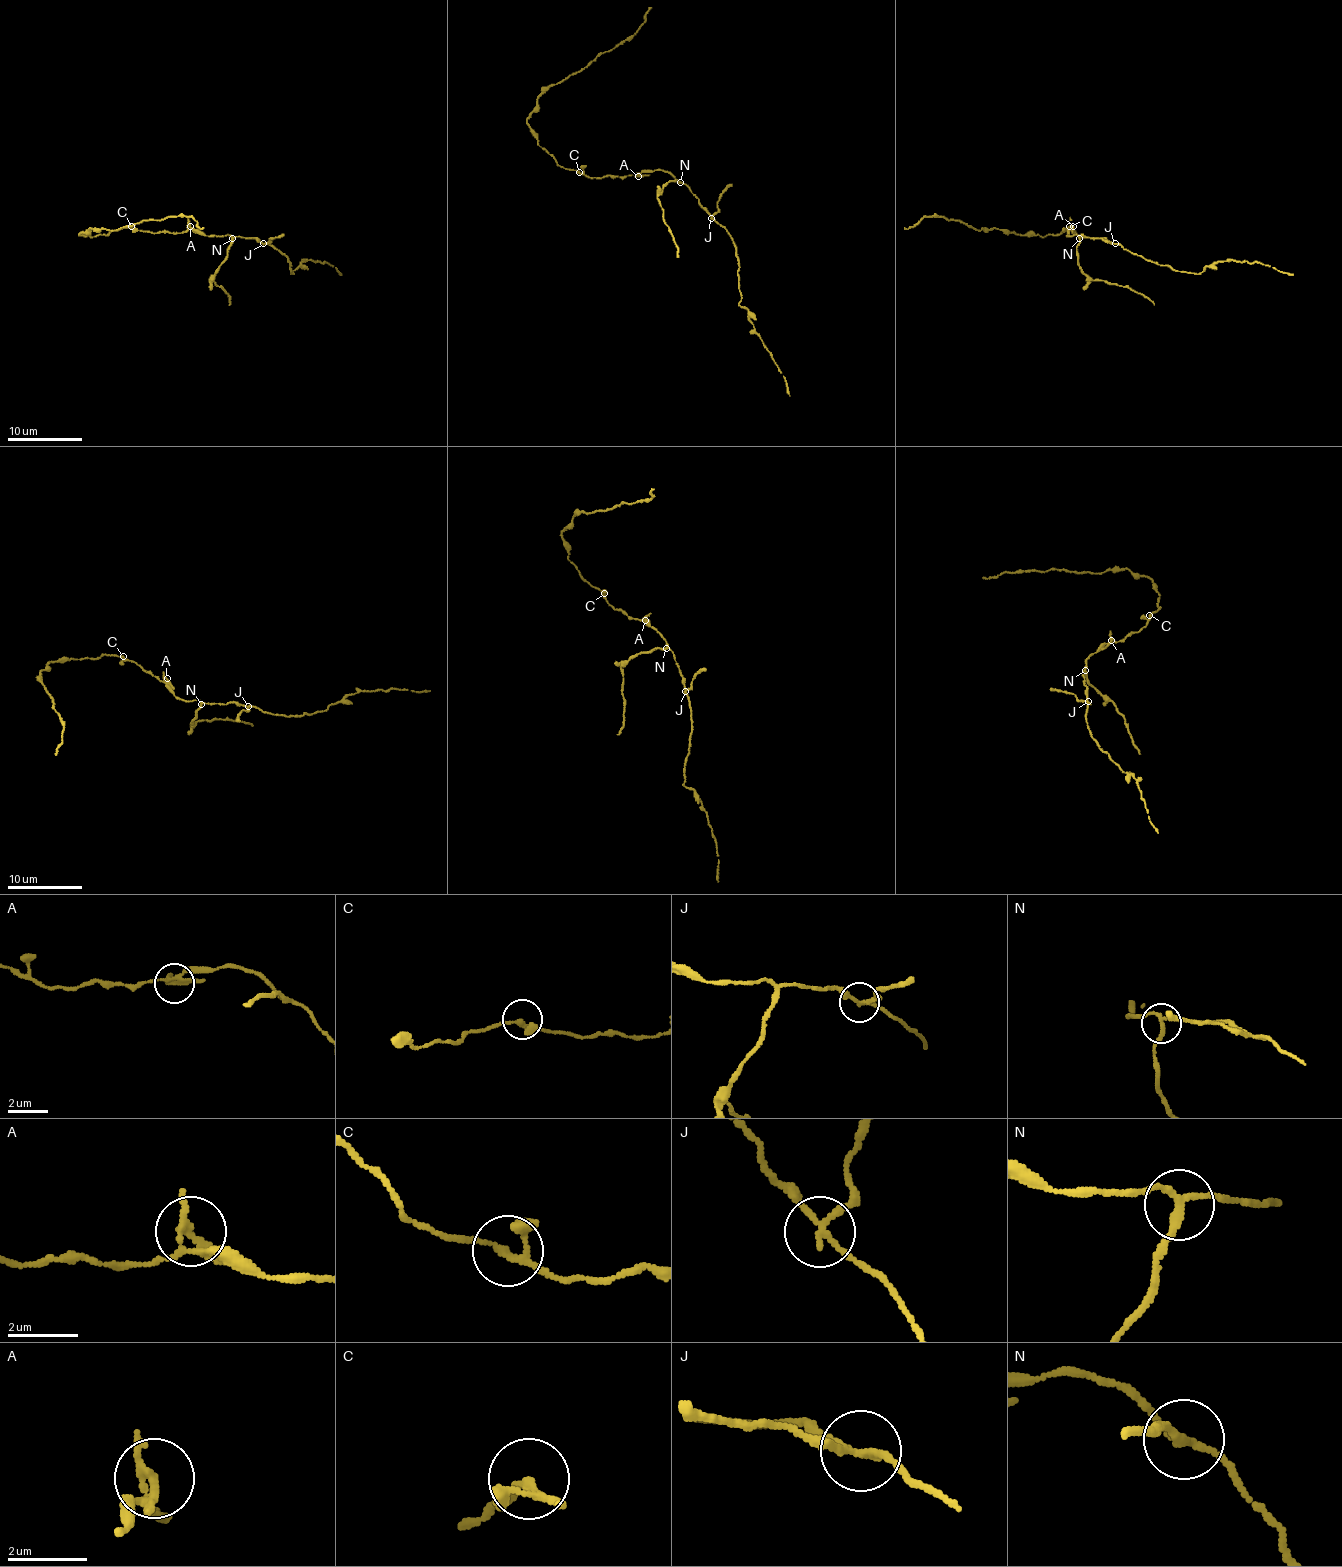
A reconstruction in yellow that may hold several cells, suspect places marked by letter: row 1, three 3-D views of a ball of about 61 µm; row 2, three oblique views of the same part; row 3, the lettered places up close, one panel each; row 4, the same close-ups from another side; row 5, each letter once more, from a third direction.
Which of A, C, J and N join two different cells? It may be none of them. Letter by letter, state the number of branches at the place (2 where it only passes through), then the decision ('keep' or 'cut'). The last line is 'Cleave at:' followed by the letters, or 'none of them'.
A: 3 | keep
C: 3 | keep
J: 3 | cut
N: 3 | cut
Cleave at: J, N

